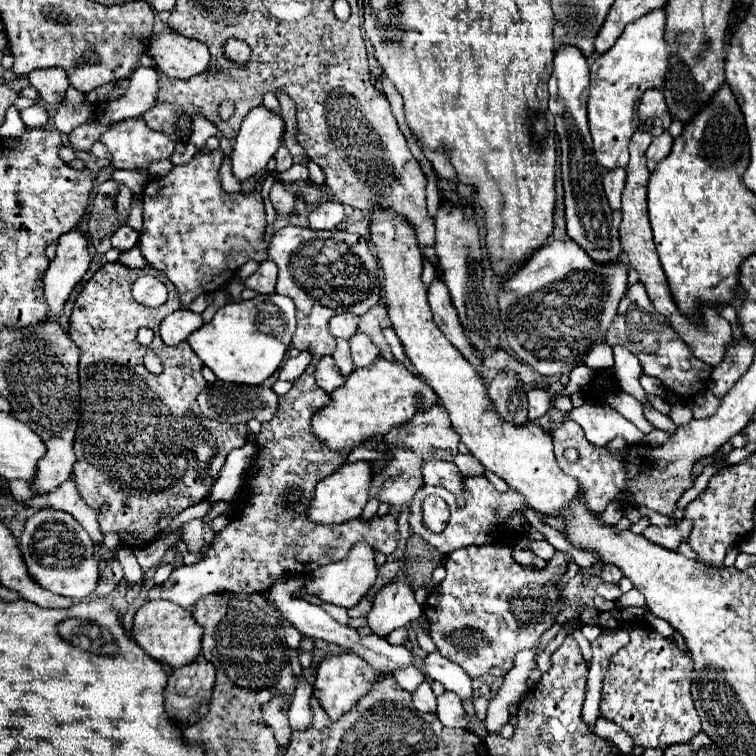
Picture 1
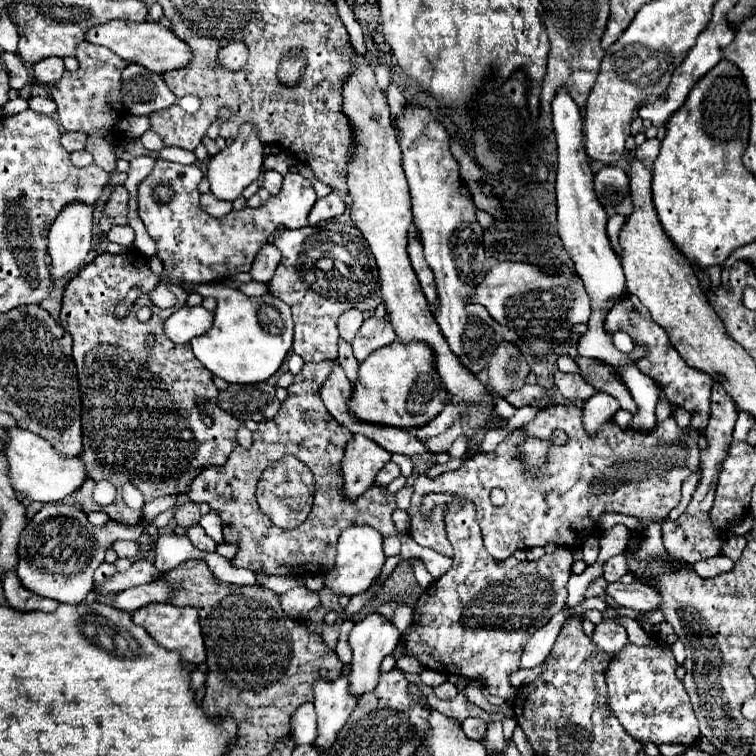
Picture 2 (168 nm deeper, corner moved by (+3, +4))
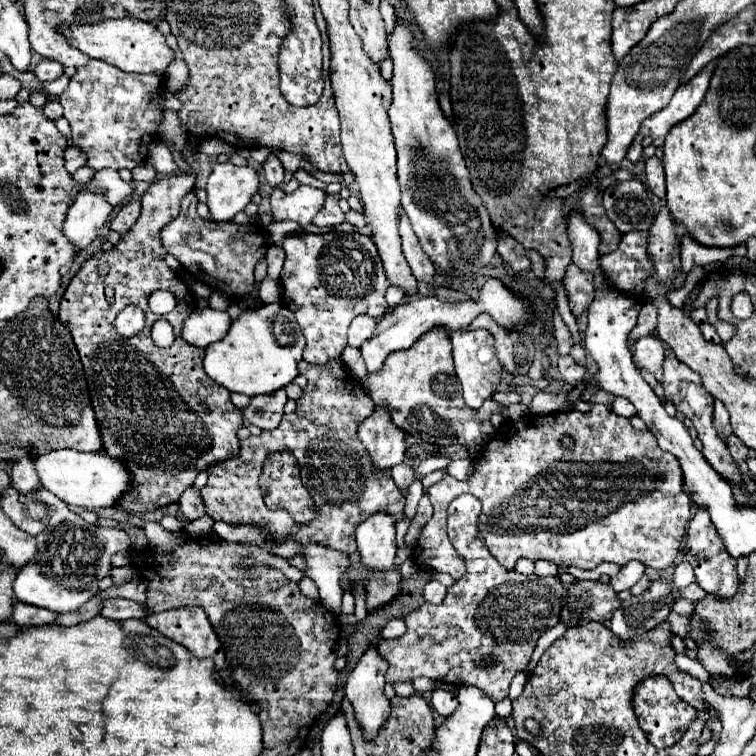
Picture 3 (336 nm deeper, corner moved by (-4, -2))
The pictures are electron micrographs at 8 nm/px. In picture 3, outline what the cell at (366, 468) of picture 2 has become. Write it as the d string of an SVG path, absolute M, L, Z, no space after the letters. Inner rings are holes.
M376 404L372 416L358 426L358 438L368 448L376 466L390 468L404 462L404 432L392 422L386 406Z

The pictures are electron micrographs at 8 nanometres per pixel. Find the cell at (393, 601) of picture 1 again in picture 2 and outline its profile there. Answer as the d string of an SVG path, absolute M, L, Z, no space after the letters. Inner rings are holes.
M379 612L369 614L367 618L363 618L361 622L357 622L353 626L353 630L349 632L349 646L353 650L353 660L349 664L349 676L347 676L349 684L351 684L349 686L351 692L361 696L361 694L365 694L365 692L369 692L377 686L381 660L395 650L395 646L399 642L399 636L401 636L401 632L395 628L395 624Z

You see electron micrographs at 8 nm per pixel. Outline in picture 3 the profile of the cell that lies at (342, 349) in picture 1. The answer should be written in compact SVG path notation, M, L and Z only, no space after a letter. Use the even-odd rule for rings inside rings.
M346 346L344 352L342 352L342 362L344 362L348 374L352 374L352 378L356 378L358 382L366 382L368 370L364 366L364 360L362 360L362 354L360 354L358 348Z

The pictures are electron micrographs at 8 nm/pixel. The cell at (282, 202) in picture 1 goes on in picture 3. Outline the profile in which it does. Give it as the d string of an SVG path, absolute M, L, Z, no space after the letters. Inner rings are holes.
M268 154L268 158L264 160L262 168L264 168L266 182L268 182L272 188L276 188L276 186L282 184L282 180L284 180L284 168L282 168L280 160L278 160L274 154Z

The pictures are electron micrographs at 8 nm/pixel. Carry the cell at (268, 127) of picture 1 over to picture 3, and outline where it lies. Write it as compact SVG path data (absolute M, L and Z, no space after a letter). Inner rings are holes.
M214 164L212 166L212 174L208 178L208 184L206 184L206 192L208 192L208 198L206 198L206 206L210 210L210 222L230 222L238 212L242 212L250 198L258 192L258 180L260 174L256 168L252 166L234 166L234 164Z

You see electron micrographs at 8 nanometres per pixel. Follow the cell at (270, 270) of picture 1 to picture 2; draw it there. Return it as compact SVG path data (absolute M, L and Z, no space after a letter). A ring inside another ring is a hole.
M265 244L265 248L261 248L261 252L257 254L253 268L251 268L253 280L267 284L273 278L279 260L281 260L281 252L273 244Z

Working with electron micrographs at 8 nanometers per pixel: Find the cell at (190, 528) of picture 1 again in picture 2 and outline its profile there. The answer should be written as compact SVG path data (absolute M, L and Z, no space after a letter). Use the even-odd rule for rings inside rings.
M195 502L185 504L179 508L179 512L175 512L175 522L181 528L189 528L189 526L197 524L199 518L201 518L201 514L199 514L199 506Z

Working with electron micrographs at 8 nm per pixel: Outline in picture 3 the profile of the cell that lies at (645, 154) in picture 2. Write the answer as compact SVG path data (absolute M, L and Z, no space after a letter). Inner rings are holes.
M656 156L646 160L646 186L654 196L658 196L658 198L666 196L664 168L662 168L662 162Z

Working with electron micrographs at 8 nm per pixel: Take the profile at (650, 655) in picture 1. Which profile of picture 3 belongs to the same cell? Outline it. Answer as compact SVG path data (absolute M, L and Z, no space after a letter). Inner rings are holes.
M652 676L640 682L634 690L634 710L638 716L638 722L642 730L646 732L646 738L656 746L656 748L668 748L676 744L684 732L688 730L690 722L696 718L696 710L692 710L690 704L680 700L674 692L672 682L666 676Z

